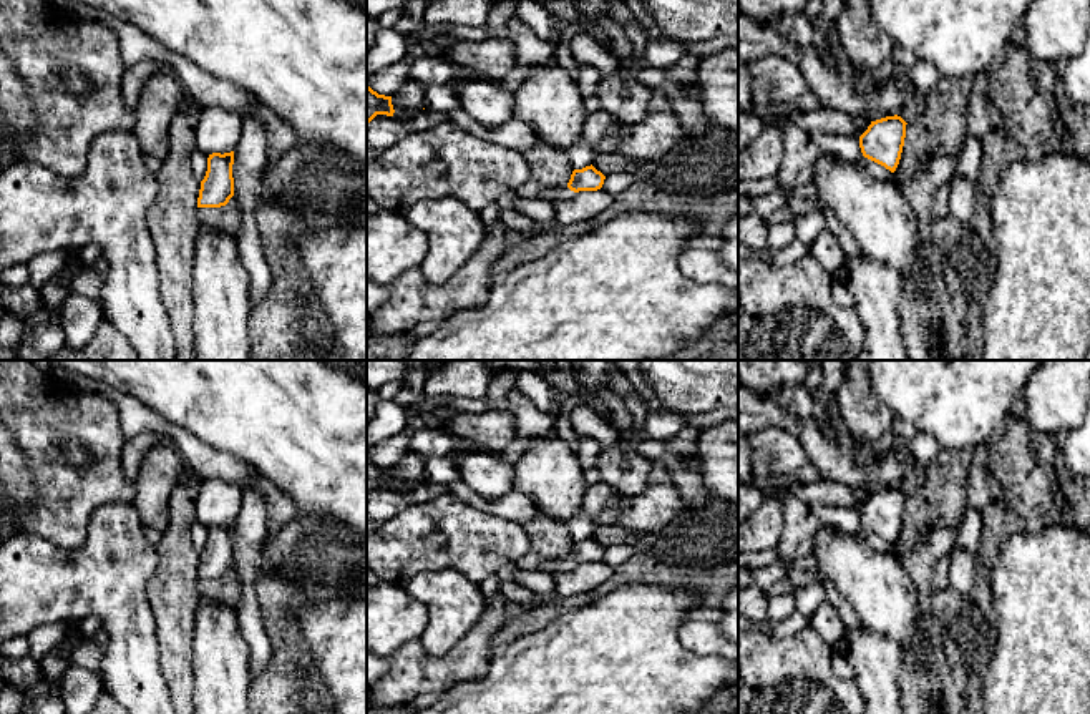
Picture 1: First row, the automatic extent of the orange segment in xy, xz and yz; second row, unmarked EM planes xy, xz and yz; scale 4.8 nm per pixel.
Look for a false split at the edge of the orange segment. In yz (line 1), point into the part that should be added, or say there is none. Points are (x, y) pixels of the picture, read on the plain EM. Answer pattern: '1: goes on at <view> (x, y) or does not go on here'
1: does not go on here

